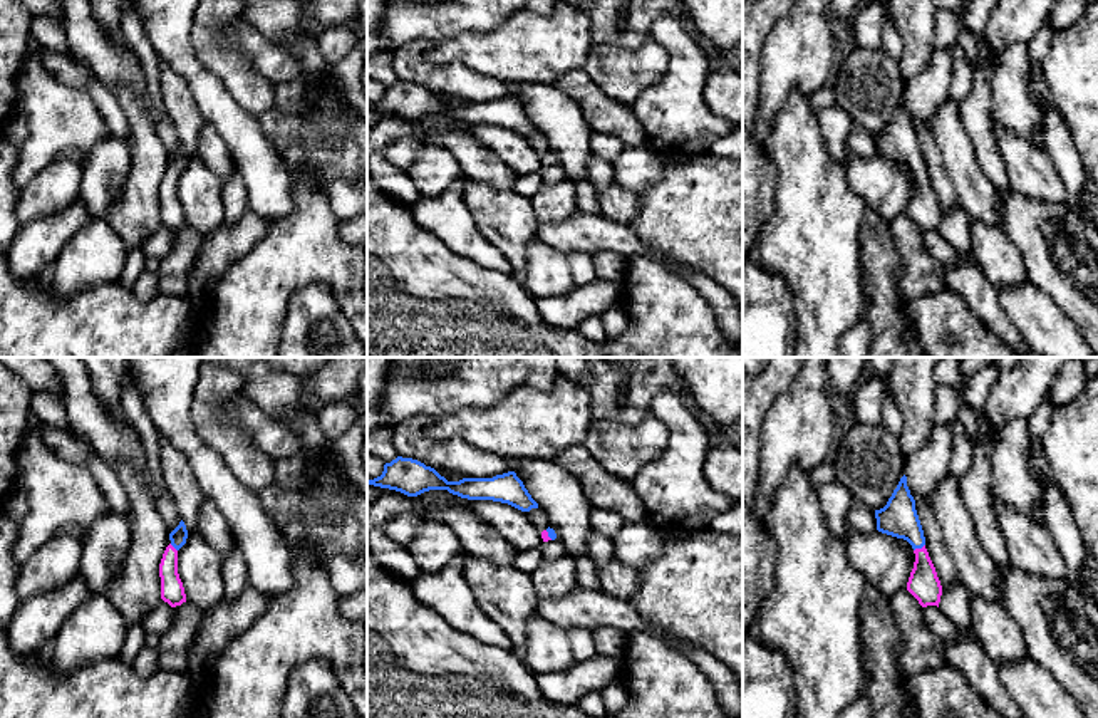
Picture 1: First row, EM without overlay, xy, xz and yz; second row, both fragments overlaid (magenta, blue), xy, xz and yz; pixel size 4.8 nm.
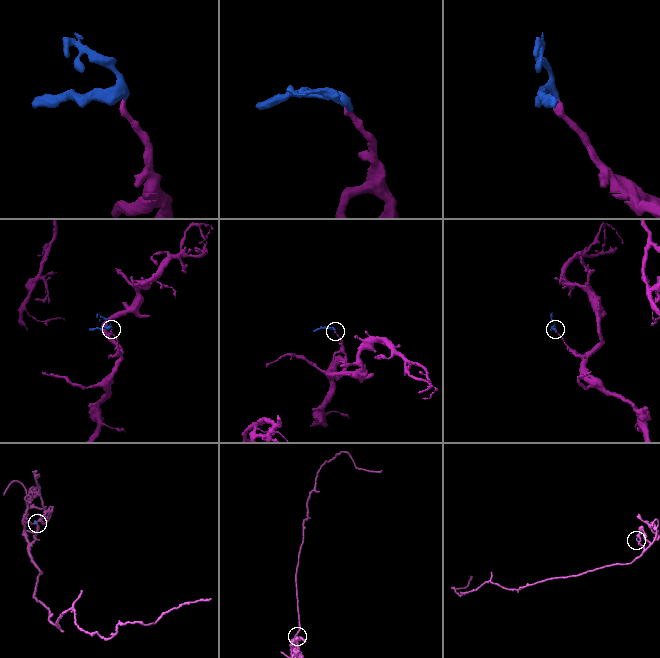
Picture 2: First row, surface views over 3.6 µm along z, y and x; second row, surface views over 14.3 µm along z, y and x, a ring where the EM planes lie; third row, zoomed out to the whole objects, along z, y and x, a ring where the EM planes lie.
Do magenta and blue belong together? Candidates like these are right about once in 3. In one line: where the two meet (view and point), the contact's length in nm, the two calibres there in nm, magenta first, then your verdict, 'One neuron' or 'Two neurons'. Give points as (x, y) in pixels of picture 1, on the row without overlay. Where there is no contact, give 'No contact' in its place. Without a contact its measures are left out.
Touches magenta at yz (919, 173). Shared border 70 nm. Thickness 150 nm (magenta) against 180 nm. One neuron

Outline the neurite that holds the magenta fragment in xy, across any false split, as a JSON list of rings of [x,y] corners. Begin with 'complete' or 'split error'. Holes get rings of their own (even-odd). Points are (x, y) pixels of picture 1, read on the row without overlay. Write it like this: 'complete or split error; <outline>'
split error; [[[181,144],[179,149],[169,158],[171,168],[166,171],[159,188],[161,223],[171,232],[186,226],[184,211],[178,198],[178,174],[186,168],[186,163],[188,154]]]

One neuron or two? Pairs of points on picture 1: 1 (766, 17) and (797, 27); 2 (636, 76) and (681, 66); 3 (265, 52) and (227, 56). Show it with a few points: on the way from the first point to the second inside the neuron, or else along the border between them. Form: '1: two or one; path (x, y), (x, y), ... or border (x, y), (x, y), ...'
1: two; border (783, 17), (770, 31), (761, 57)
2: two; border (652, 37), (668, 56), (668, 69), (637, 96)
3: two; border (228, 20), (220, 36), (269, 81)

